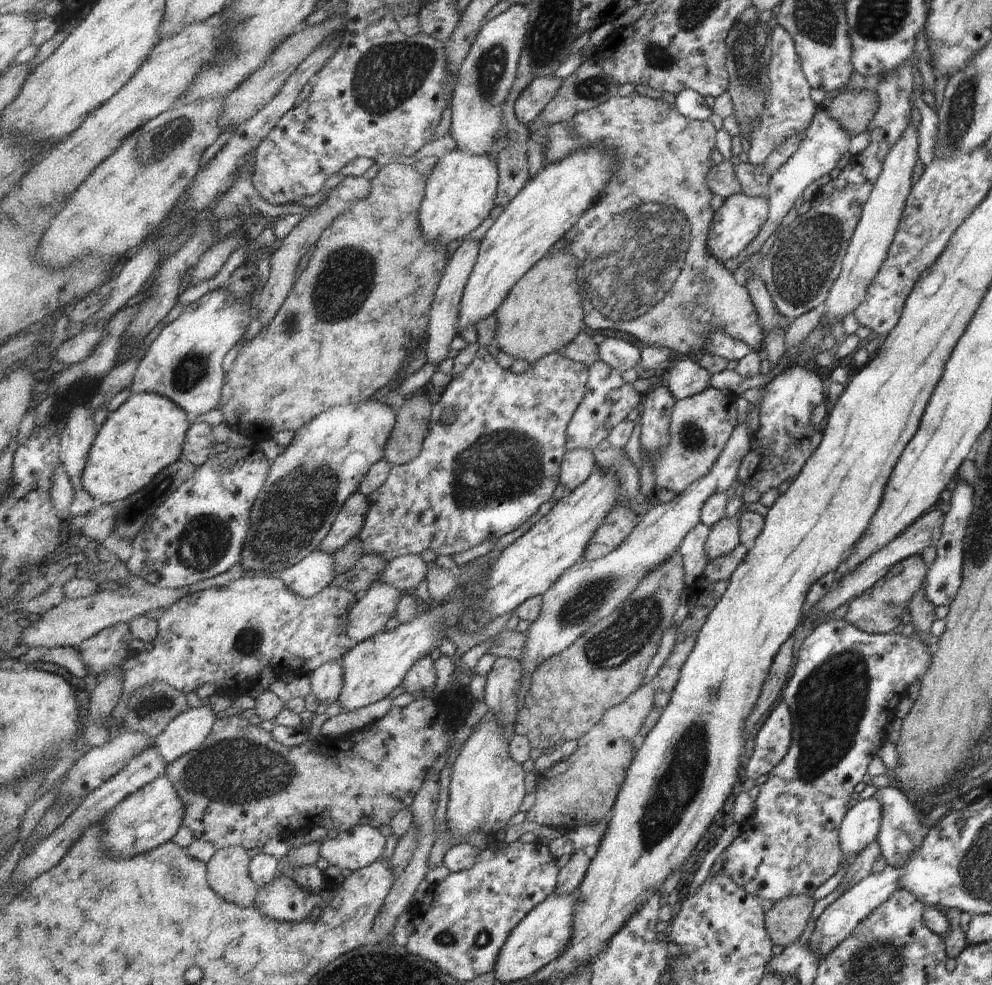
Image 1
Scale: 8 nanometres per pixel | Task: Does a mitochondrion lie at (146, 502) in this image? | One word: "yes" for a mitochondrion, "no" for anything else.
yes

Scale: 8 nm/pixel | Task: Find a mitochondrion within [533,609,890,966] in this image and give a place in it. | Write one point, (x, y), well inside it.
(830, 702)

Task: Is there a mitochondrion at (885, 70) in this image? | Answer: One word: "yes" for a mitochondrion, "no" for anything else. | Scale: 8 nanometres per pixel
no

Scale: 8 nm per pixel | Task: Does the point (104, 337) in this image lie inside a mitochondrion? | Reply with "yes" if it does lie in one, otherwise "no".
no

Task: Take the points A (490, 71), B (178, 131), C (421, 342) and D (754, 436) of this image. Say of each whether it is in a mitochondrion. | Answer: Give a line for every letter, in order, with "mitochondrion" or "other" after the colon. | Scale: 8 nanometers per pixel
A: mitochondrion
B: mitochondrion
C: other
D: other

